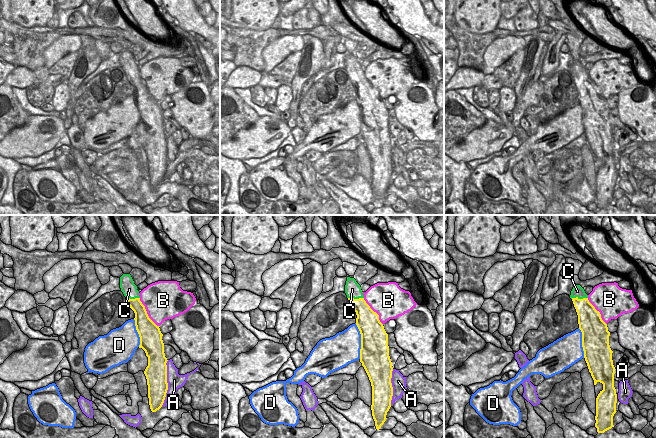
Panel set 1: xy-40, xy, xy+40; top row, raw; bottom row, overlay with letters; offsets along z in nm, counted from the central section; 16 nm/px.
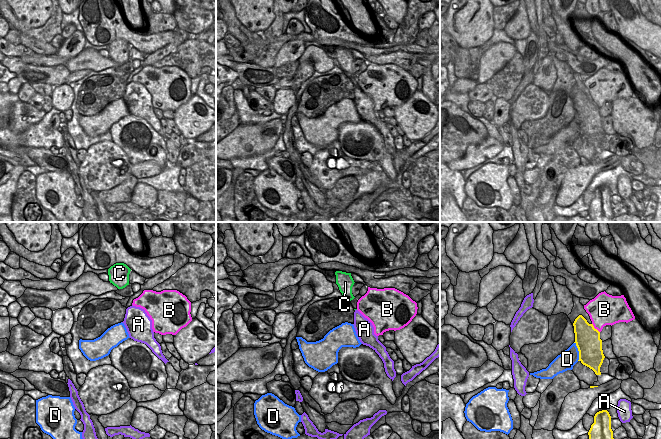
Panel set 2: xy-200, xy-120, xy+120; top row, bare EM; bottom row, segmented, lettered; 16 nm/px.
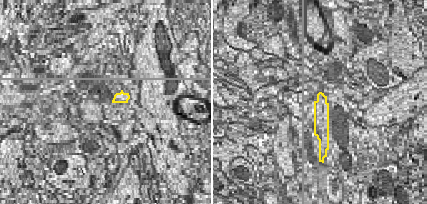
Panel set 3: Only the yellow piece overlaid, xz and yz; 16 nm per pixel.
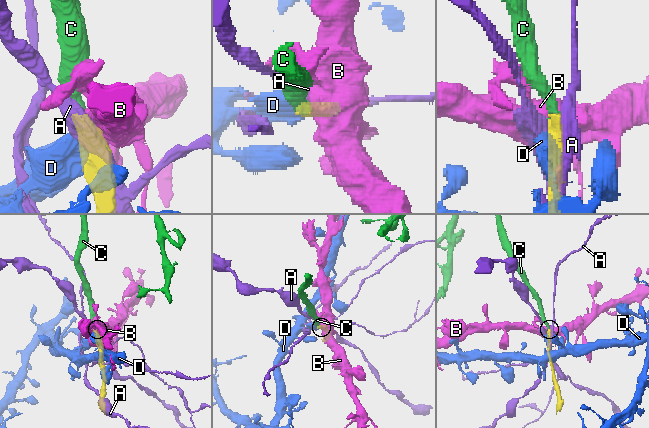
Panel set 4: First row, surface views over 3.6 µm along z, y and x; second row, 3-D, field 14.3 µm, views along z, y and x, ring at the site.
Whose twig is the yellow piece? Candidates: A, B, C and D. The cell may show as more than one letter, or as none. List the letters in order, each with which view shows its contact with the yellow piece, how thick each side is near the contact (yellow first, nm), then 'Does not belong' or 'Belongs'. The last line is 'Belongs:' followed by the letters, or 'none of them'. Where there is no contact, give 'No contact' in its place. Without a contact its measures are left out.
A: Touches yellow in xy-40. Thickness 360 nm (yellow) against 240 nm. Does not belong
B: Touches yellow in xy-40. Thickness 300 nm (yellow) against 480 nm. Does not belong
C: Touches yellow in xy+40. Thickness 300 nm (yellow) against 190 nm. Belongs
D: Touches yellow in xy. Thickness 440 nm (yellow) against 460 nm. Does not belong
Belongs: C

